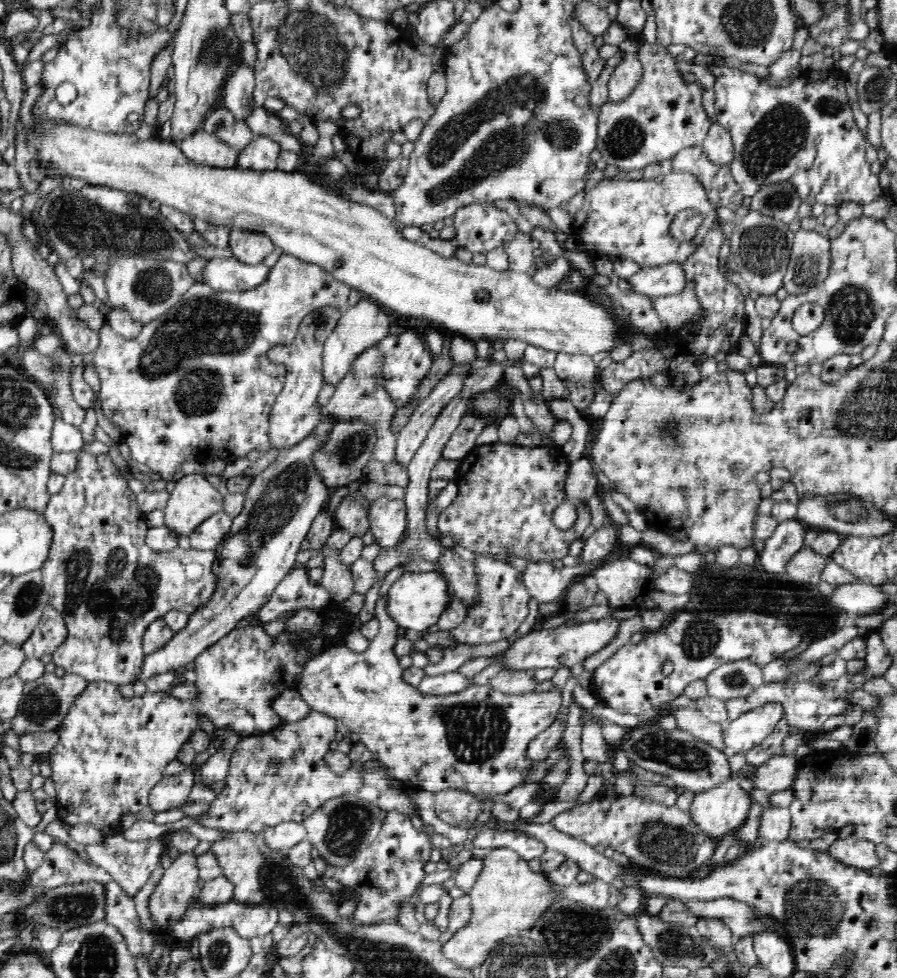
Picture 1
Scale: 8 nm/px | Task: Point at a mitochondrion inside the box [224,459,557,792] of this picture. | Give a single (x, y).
(475, 732)

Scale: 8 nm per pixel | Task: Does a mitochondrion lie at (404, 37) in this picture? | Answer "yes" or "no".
no

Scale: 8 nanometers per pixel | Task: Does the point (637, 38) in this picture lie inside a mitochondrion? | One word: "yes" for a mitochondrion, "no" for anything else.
no

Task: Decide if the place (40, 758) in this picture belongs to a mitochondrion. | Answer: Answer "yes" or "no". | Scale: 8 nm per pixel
no

